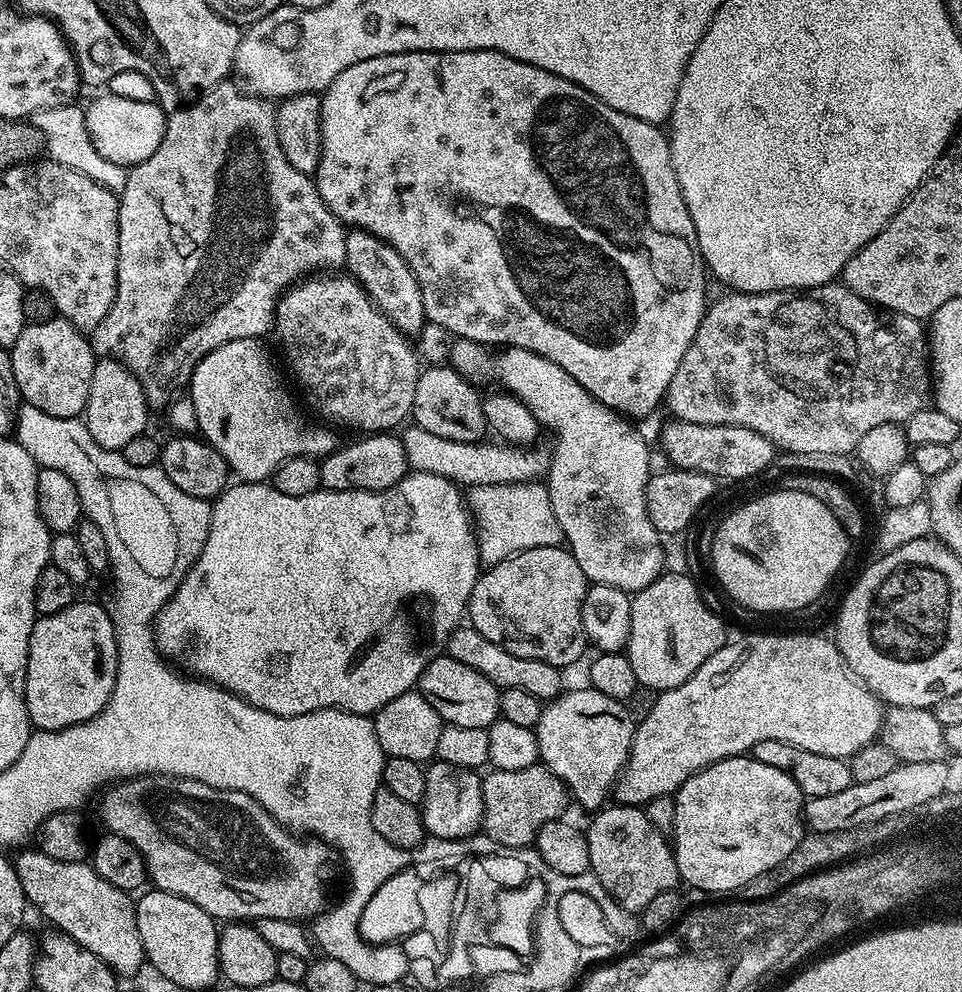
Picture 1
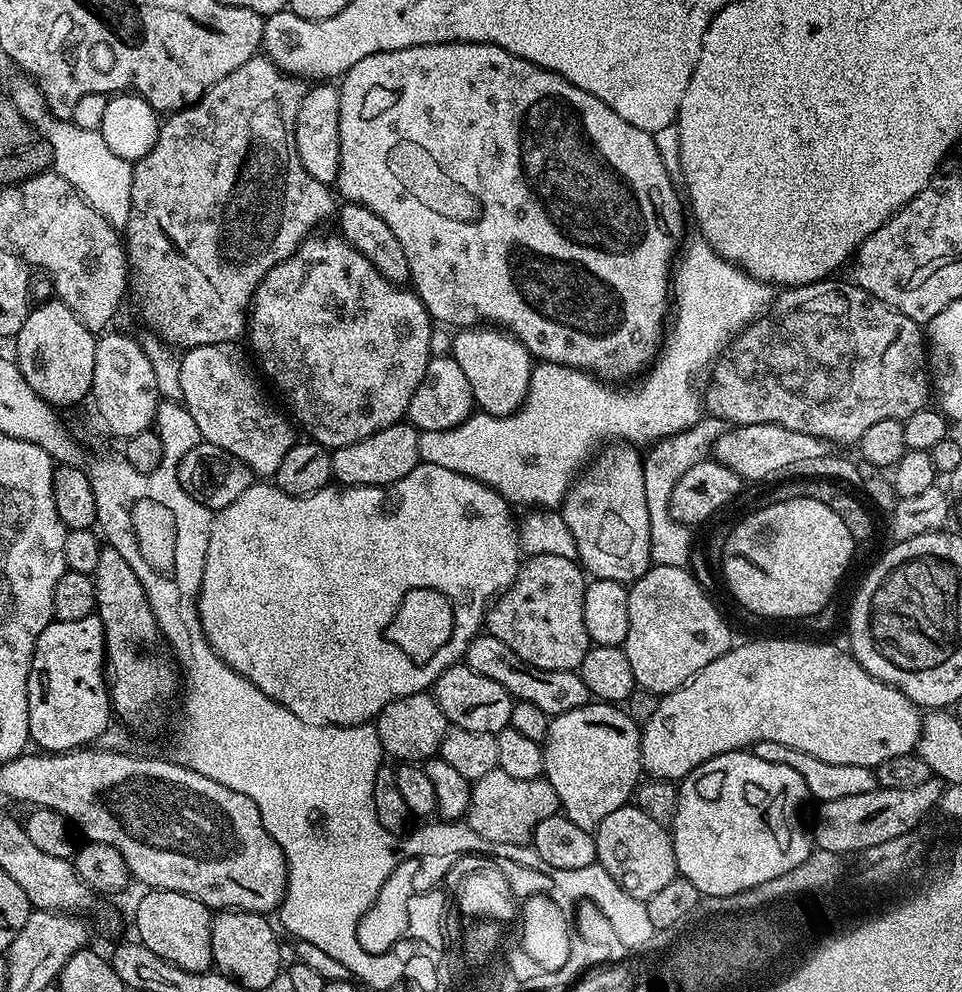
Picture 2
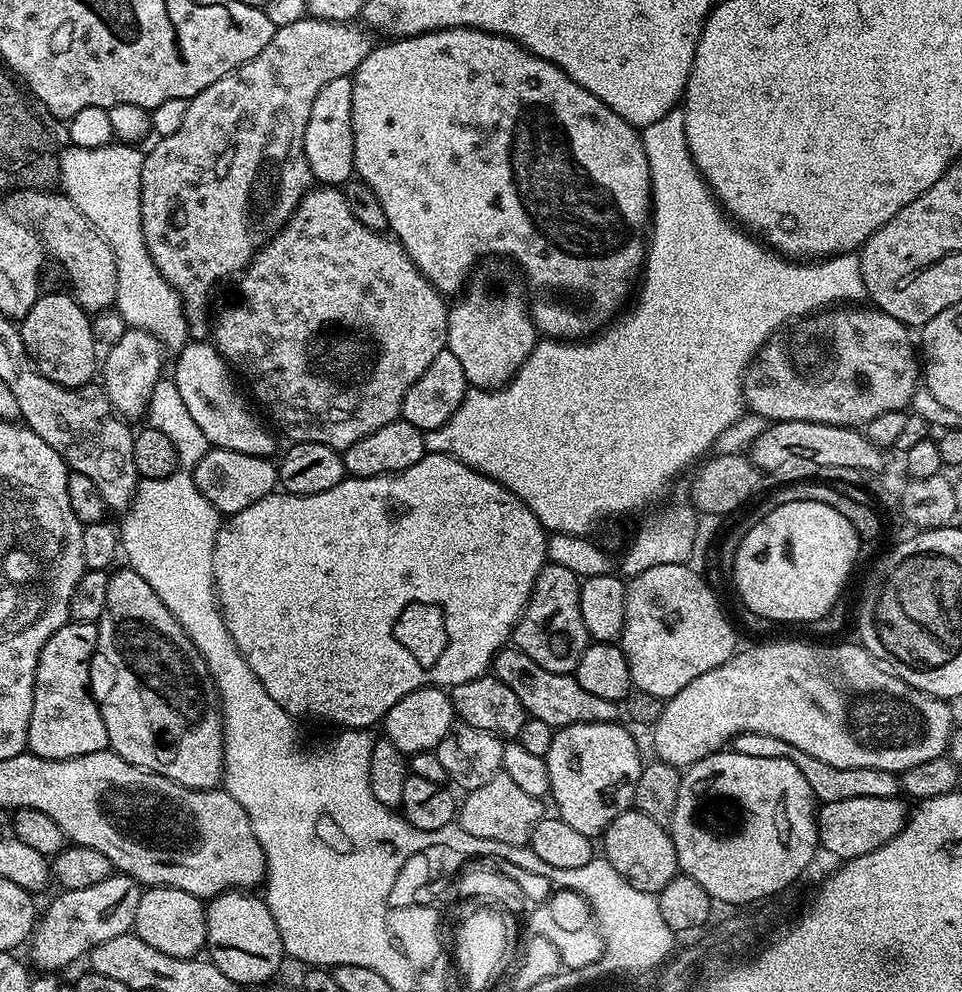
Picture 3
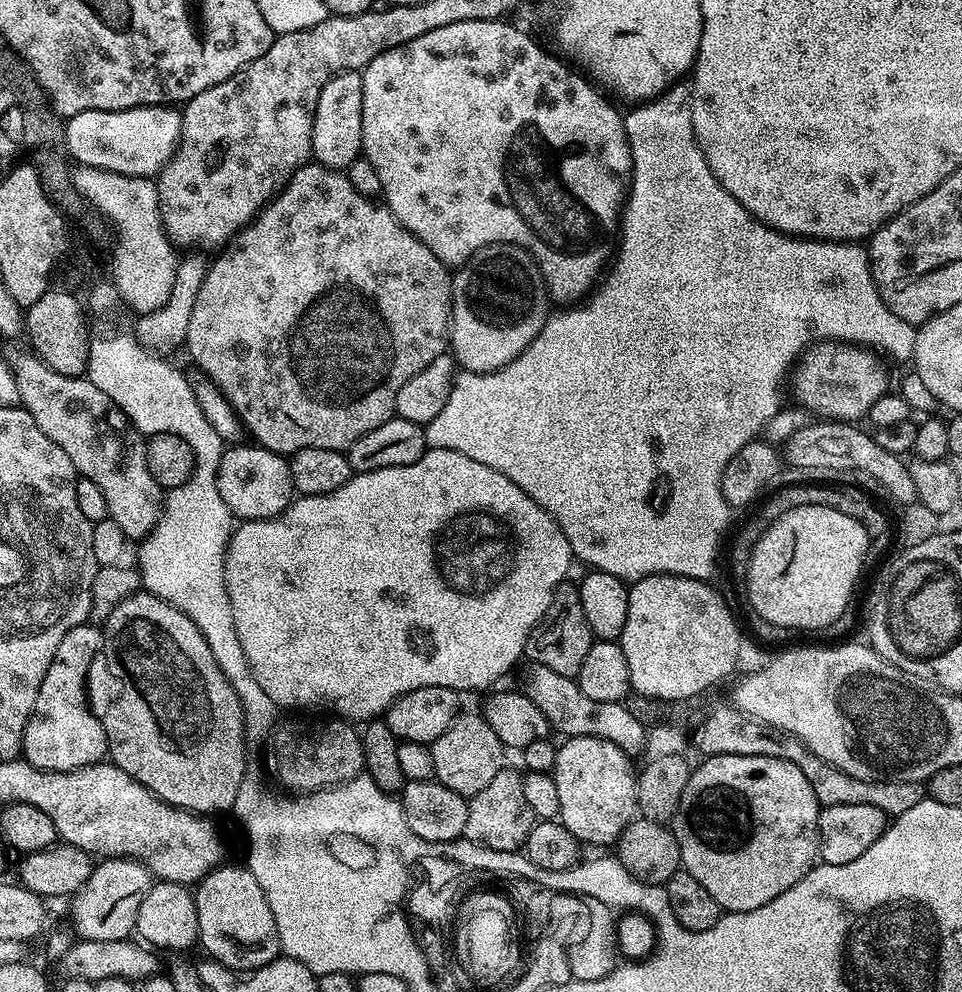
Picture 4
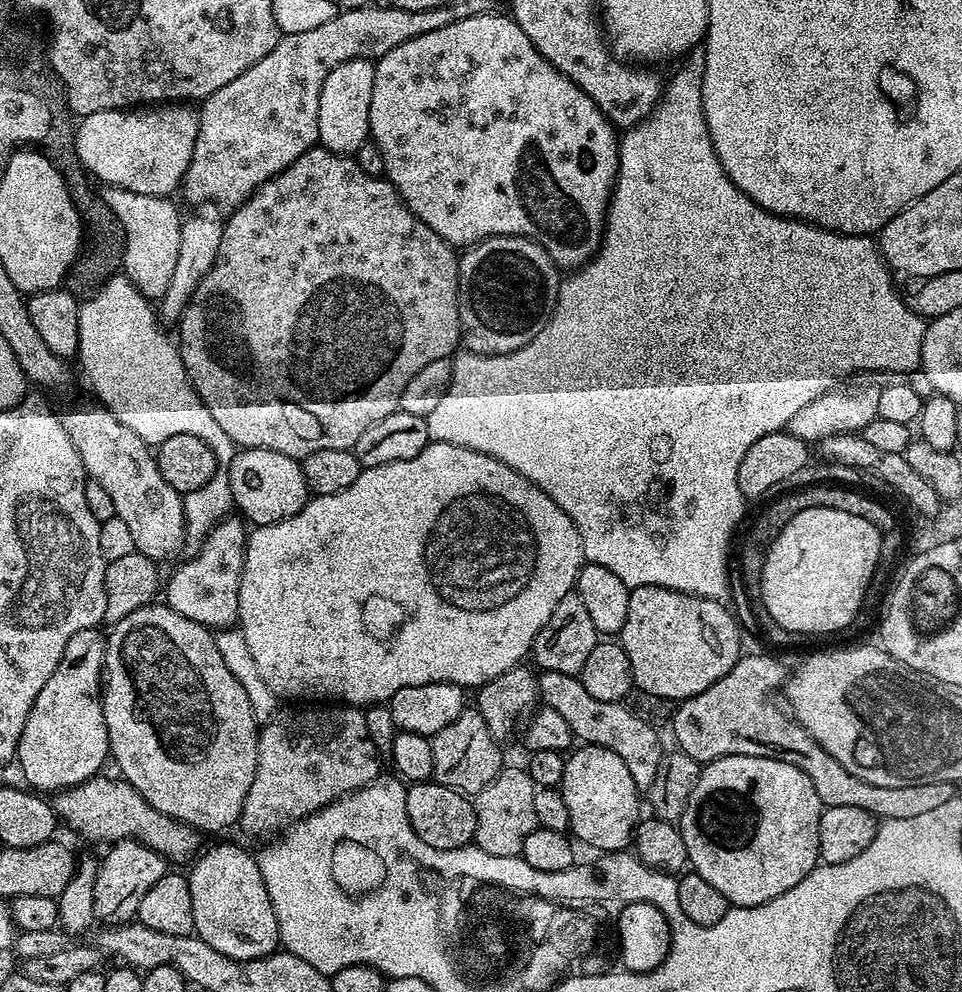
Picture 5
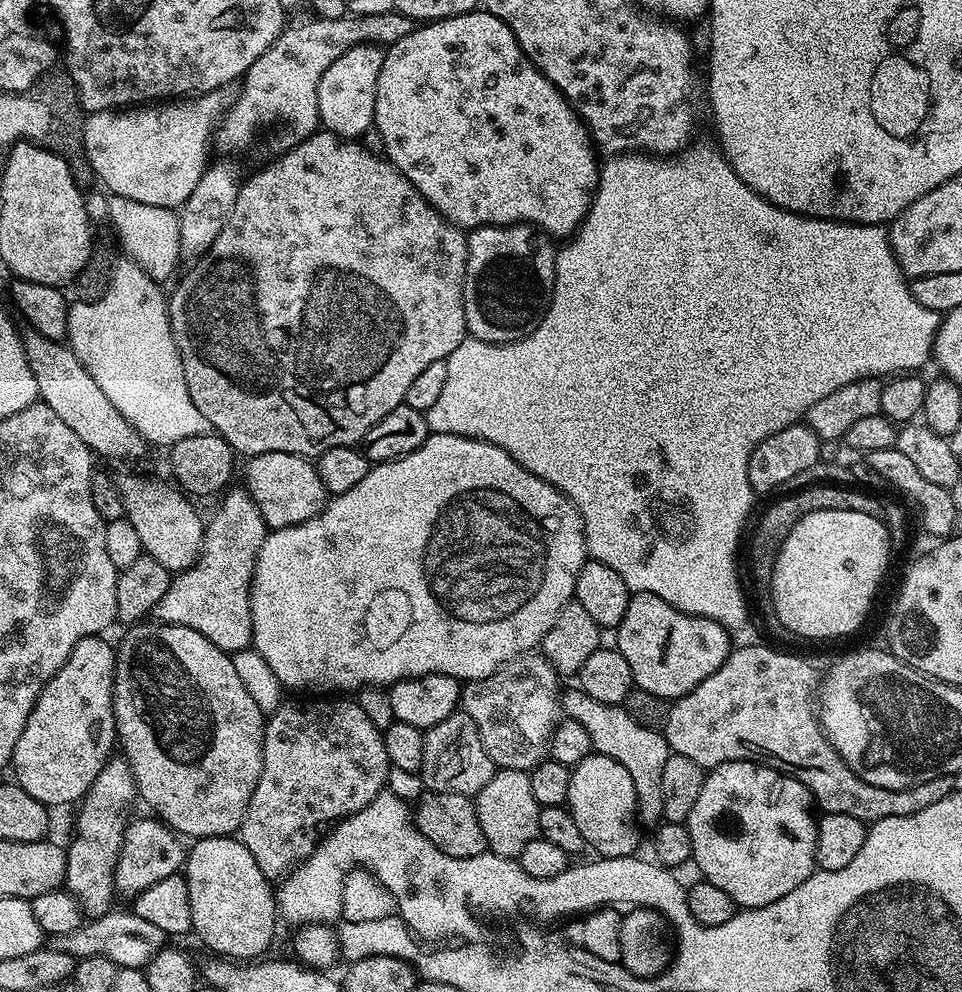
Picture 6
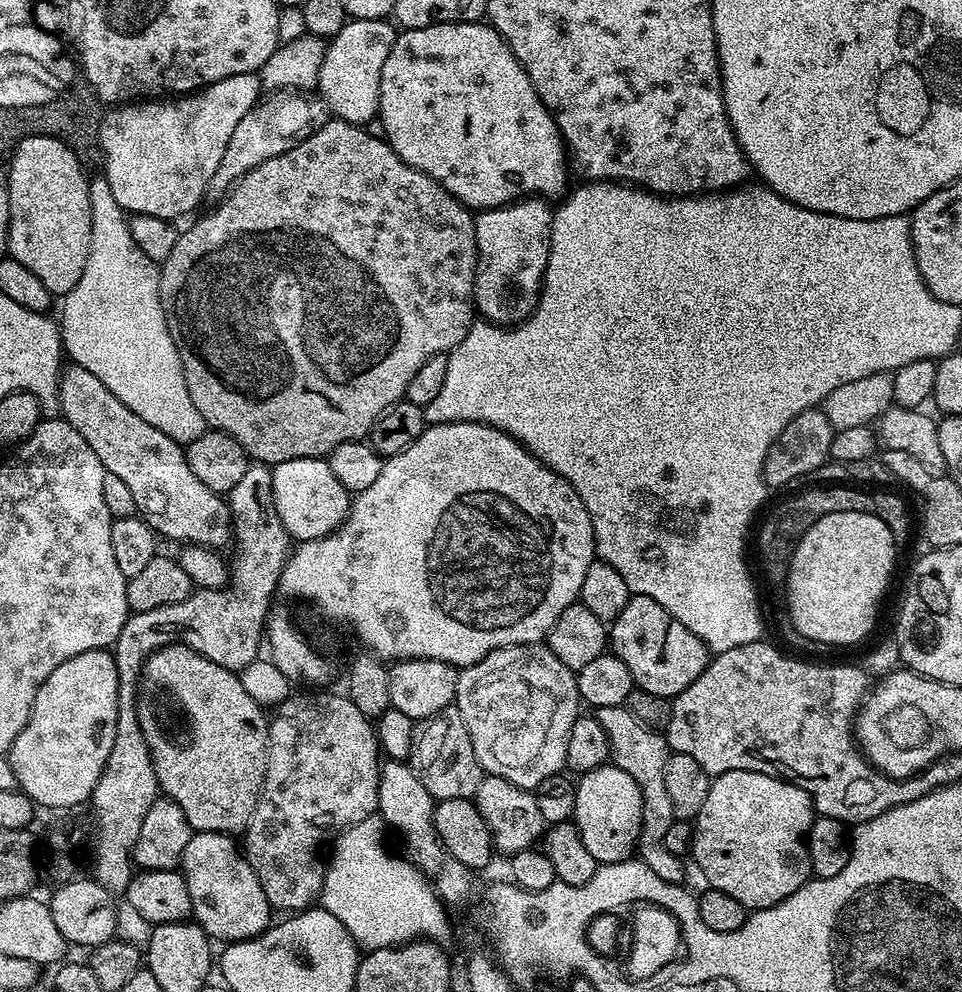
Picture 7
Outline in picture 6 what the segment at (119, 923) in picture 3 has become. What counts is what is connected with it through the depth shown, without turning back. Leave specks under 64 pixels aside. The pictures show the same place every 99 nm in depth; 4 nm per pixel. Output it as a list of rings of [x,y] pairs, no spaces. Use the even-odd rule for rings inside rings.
[[[133,819],[124,829],[122,846],[118,854],[118,866],[112,879],[121,897],[124,895],[128,898],[135,898],[138,894],[142,894],[142,890],[150,890],[154,882],[162,882],[162,878],[170,878],[183,869],[186,859],[185,841],[163,820],[151,819]]]

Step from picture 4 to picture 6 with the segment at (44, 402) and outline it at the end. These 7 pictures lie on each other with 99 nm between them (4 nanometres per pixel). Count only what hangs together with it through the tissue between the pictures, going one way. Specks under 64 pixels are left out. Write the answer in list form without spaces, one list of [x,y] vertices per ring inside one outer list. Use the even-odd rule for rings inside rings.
[[[140,476],[119,481],[125,517],[134,526],[146,555],[154,558],[154,562],[162,562],[168,572],[175,574],[185,572],[199,558],[206,524],[203,519],[200,521],[192,505],[195,503],[179,487],[168,484],[143,480]]]

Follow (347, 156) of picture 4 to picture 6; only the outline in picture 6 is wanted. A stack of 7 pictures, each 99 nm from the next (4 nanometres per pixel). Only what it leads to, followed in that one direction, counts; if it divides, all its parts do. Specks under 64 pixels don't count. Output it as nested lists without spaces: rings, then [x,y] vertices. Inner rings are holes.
[[[359,44],[346,50],[346,54],[342,54],[342,58],[337,58],[330,65],[330,70],[326,70],[326,74],[322,74],[322,82],[318,82],[318,110],[320,111],[320,123],[327,131],[333,132],[335,136],[360,138],[363,137],[366,129],[373,127],[374,98],[376,97],[378,74],[382,70],[384,54],[383,47],[375,44]]]

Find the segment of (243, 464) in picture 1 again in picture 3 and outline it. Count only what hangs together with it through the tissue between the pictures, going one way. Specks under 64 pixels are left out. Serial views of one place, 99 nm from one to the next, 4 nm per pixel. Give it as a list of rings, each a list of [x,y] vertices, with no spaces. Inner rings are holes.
[[[189,342],[175,357],[176,376],[174,383],[186,410],[194,418],[194,423],[206,434],[209,445],[214,448],[238,450],[238,454],[254,454],[271,457],[276,448],[276,440],[264,429],[264,424],[252,413],[253,405],[244,401],[242,393],[232,381],[233,369],[220,355],[215,343],[195,344]]]

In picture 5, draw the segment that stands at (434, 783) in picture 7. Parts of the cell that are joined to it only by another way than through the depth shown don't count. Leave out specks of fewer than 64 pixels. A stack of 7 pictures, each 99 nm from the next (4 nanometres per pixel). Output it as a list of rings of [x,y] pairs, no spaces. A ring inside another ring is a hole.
[[[466,710],[458,714],[446,730],[438,730],[438,734],[431,737],[431,742],[434,752],[432,780],[442,786],[450,786],[450,790],[458,790],[469,798],[475,797],[500,773],[501,745],[490,734],[480,712]]]

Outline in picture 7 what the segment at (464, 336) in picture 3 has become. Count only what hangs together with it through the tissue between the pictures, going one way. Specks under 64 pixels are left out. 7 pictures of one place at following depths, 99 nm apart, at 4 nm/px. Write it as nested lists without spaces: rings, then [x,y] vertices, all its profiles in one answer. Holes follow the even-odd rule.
[[[525,198],[502,208],[485,208],[475,213],[476,311],[489,324],[515,326],[531,316],[540,300],[552,233],[553,209],[544,198]]]

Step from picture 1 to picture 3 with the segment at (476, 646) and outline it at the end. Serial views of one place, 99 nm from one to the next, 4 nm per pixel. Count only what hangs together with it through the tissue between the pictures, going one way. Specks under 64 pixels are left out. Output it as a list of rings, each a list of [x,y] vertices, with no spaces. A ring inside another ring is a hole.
[[[505,646],[492,657],[491,675],[501,680],[522,702],[525,713],[538,722],[546,722],[552,729],[565,728],[578,722],[613,722],[617,719],[617,701],[597,698],[578,686],[575,675],[567,672],[542,670],[534,658],[519,652],[515,646]]]

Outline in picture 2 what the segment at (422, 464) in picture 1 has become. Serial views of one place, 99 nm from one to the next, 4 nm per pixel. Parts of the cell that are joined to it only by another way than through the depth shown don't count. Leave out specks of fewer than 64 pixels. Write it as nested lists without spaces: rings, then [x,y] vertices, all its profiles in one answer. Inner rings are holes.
[[[703,238],[695,239],[687,241],[689,244],[684,257],[682,252],[675,261],[670,276],[674,315],[662,337],[662,347],[656,359],[643,373],[644,380],[638,381],[633,388],[611,388],[608,385],[611,383],[582,368],[537,363],[532,369],[532,381],[524,405],[517,412],[509,416],[491,416],[476,410],[456,428],[420,432],[418,454],[421,461],[430,466],[454,470],[490,486],[509,505],[525,504],[528,510],[556,510],[563,505],[564,496],[571,488],[574,477],[605,443],[604,436],[616,436],[612,438],[619,438],[632,446],[651,446],[699,422],[702,419],[702,392],[699,387],[696,389],[696,379],[704,371],[704,375],[709,371],[713,361],[729,347],[730,341],[744,325],[751,324],[765,308],[772,305],[774,288],[719,256]]]

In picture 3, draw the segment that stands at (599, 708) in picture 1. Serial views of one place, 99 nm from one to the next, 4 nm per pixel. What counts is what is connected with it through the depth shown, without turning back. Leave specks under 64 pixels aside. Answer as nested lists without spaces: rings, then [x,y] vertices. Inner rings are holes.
[[[578,722],[555,729],[544,761],[550,770],[550,800],[556,803],[560,811],[557,812],[559,819],[564,820],[566,826],[574,826],[578,834],[586,834],[589,838],[603,837],[604,829],[610,826],[610,822],[633,807],[642,759],[635,738],[620,722]]]

